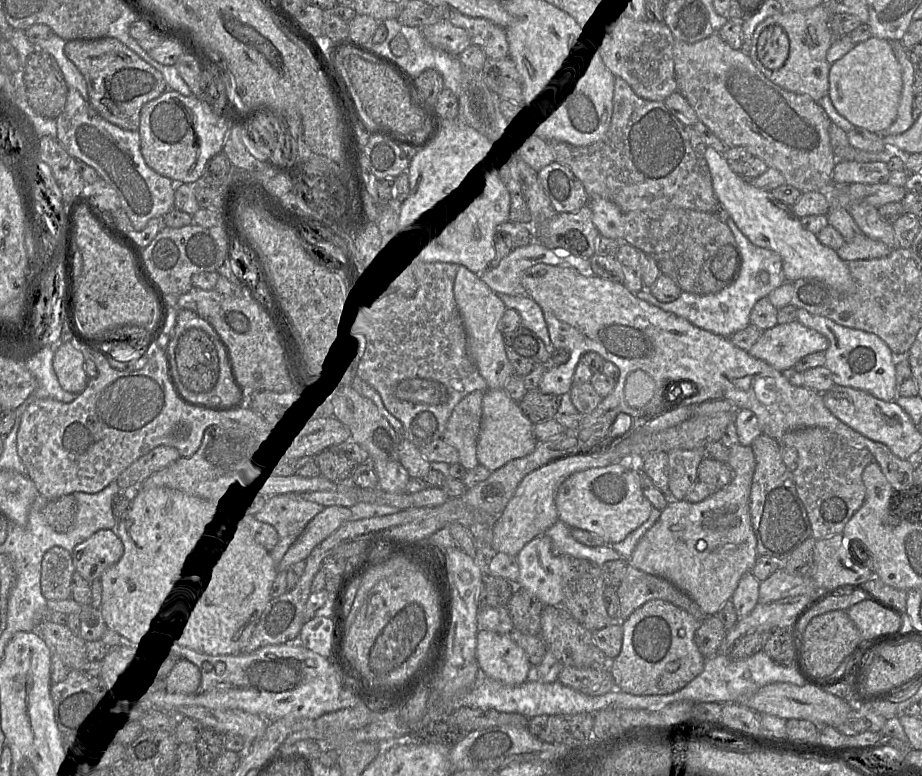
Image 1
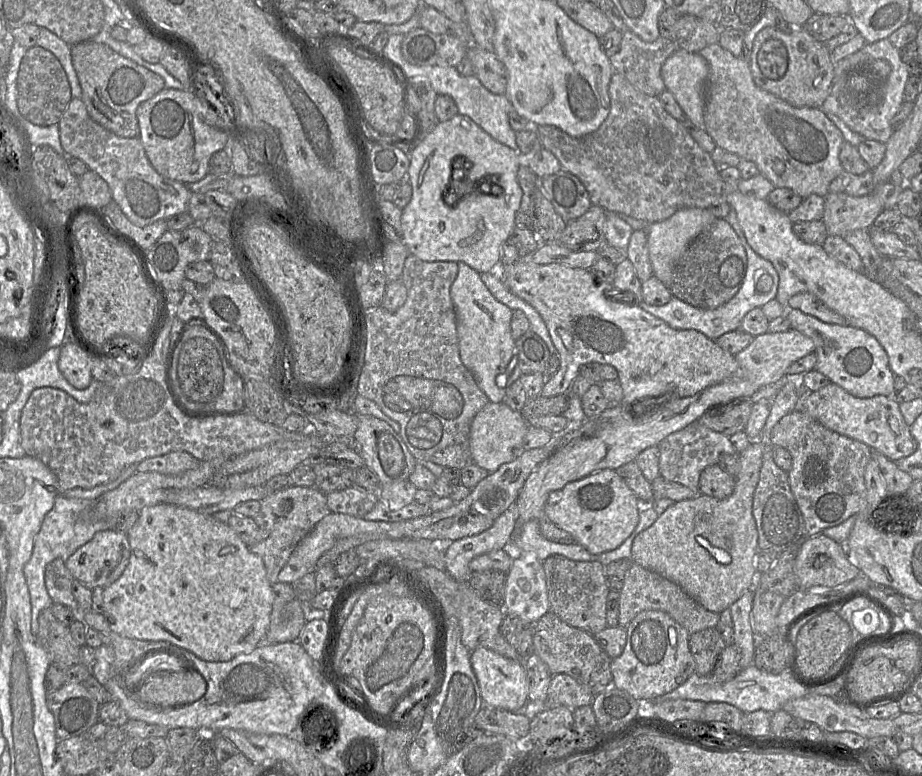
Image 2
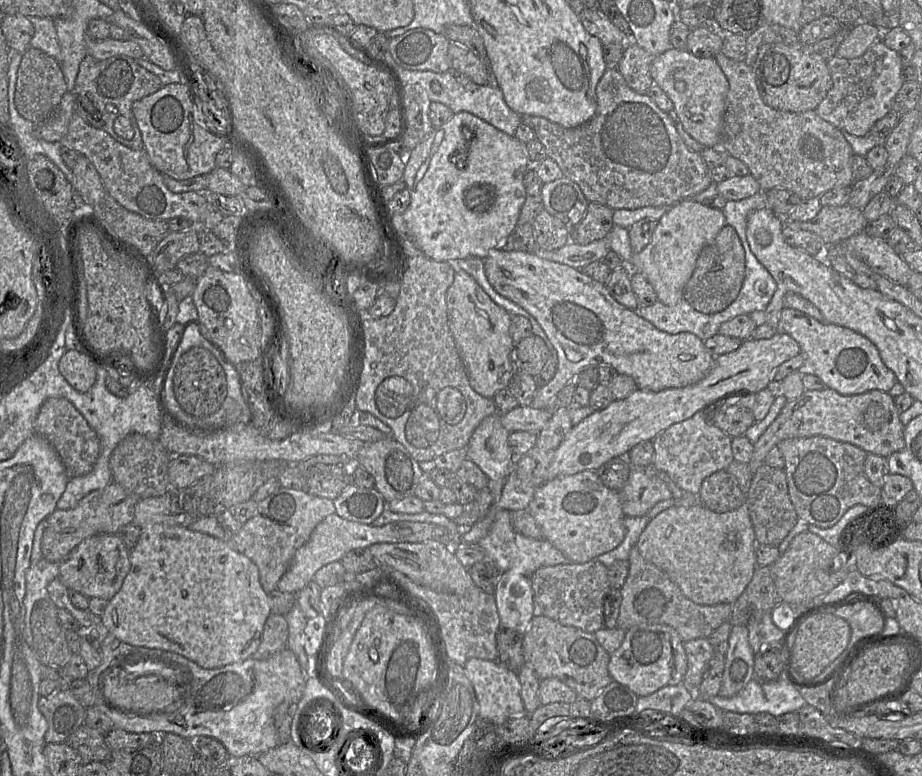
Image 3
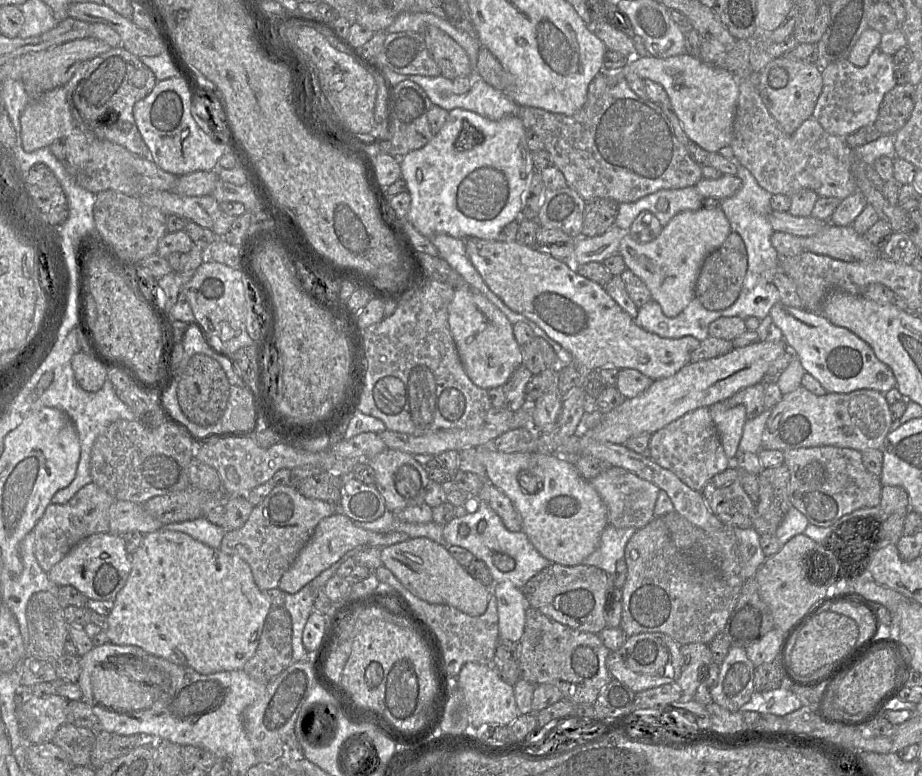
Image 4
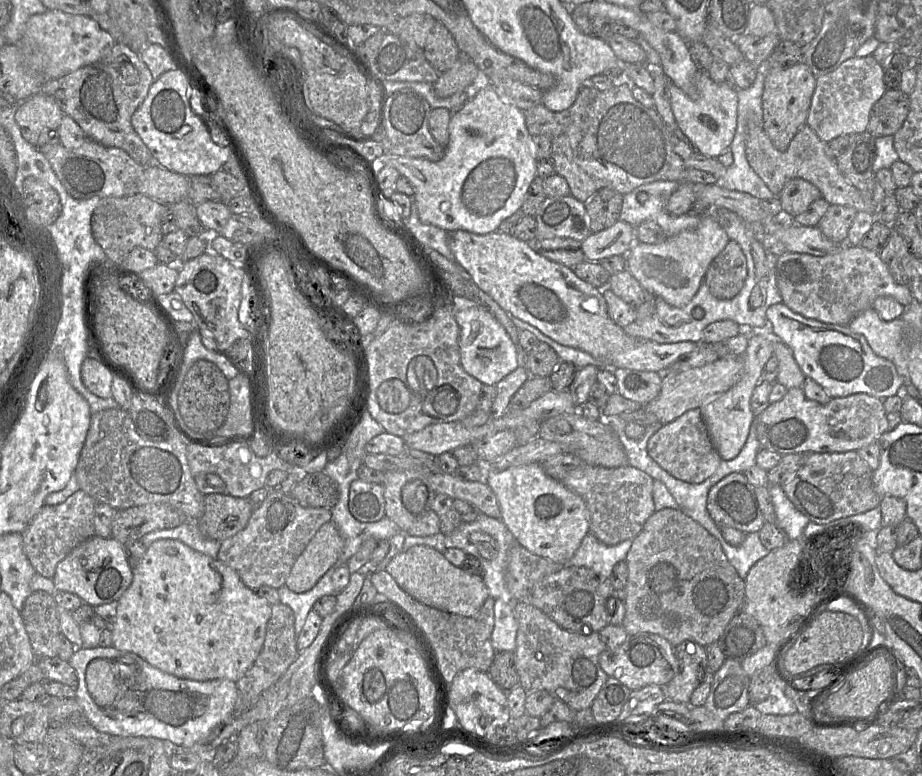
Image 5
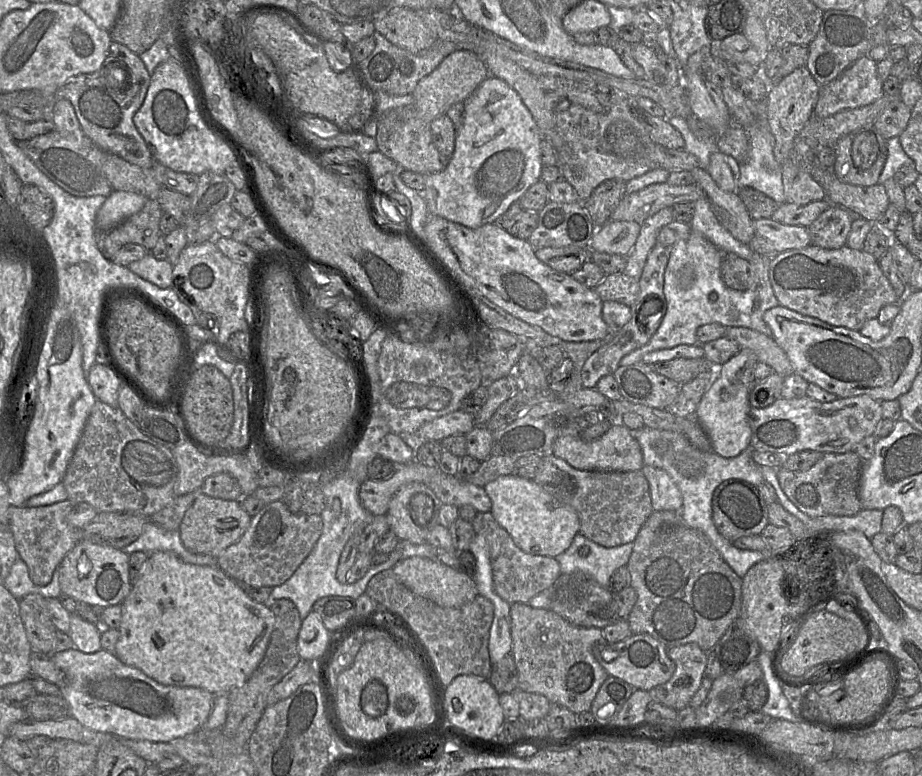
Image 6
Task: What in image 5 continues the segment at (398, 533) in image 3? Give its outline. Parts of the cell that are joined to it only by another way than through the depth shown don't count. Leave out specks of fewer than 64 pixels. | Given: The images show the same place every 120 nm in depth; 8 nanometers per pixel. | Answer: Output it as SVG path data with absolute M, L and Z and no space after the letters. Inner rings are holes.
M323 524L296 559L284 585L295 593L311 590L336 563L343 547L344 539L335 524Z

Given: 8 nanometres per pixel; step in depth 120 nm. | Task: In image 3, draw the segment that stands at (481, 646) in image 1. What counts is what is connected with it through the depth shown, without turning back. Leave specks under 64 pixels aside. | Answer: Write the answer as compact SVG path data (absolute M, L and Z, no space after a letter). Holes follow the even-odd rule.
M470 658L463 667L465 675L474 688L481 719L496 725L511 717L526 713L521 698L521 684L518 673L511 671L499 661L488 661L479 658Z

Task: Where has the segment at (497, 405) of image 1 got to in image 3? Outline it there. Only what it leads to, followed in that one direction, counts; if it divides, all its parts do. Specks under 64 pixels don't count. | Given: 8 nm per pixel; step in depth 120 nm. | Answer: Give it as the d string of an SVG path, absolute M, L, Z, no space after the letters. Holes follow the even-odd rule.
M496 412L484 418L466 447L467 458L492 481L506 480L516 458L508 443L510 432L502 426L500 416Z

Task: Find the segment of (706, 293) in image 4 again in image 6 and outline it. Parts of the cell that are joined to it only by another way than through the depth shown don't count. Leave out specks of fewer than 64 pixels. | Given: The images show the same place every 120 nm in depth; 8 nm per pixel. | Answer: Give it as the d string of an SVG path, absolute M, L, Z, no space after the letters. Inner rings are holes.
M734 253L724 254L721 277L726 286L738 291L755 289L758 285L758 277L750 262Z

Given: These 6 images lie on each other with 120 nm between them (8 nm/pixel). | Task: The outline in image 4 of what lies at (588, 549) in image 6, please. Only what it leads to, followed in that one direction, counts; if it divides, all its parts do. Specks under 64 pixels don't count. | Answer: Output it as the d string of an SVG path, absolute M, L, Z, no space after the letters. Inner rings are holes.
M608 525L602 532L597 549L583 562L583 565L597 567L613 575L617 561L624 558L625 547L635 528L616 528Z

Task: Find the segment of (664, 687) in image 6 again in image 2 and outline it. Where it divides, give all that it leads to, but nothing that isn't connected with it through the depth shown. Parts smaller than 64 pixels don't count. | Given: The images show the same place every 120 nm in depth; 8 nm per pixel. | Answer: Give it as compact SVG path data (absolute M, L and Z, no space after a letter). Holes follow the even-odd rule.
M707 628L690 634L689 648L695 660L695 672L711 674L719 653L725 647L716 628Z

